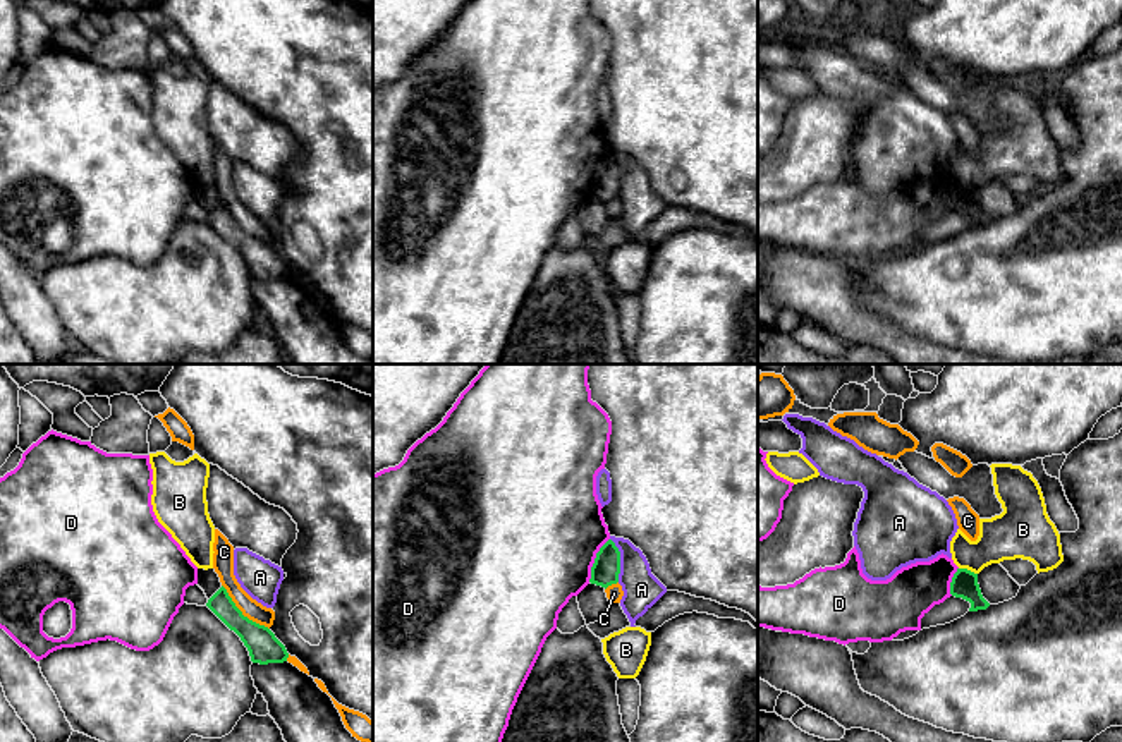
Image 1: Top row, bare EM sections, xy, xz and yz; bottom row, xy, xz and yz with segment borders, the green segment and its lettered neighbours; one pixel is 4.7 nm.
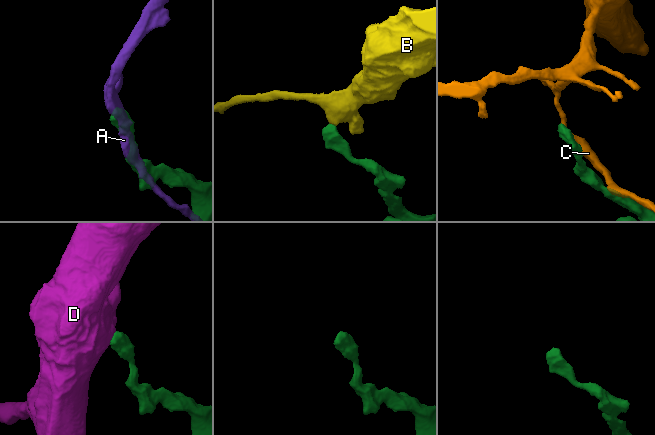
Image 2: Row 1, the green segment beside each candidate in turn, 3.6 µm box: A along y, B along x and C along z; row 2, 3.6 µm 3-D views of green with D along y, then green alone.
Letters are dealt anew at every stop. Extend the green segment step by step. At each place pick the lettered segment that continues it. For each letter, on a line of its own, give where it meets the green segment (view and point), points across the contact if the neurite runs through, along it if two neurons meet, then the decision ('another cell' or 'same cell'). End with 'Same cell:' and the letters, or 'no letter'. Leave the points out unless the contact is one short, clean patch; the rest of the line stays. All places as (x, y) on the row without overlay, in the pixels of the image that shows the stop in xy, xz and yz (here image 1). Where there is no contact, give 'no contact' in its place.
A: contact xz (619, 176); border xz (610, 153), (619, 167), (619, 196); another cell
B: contact yz (966, 184); border yz (959, 182), (976, 189); another cell
C: contact xy (241, 227); another cell
D: contact xz (595, 176); border xz (609, 153), (597, 169), (588, 196); another cell
Same cell: no letter

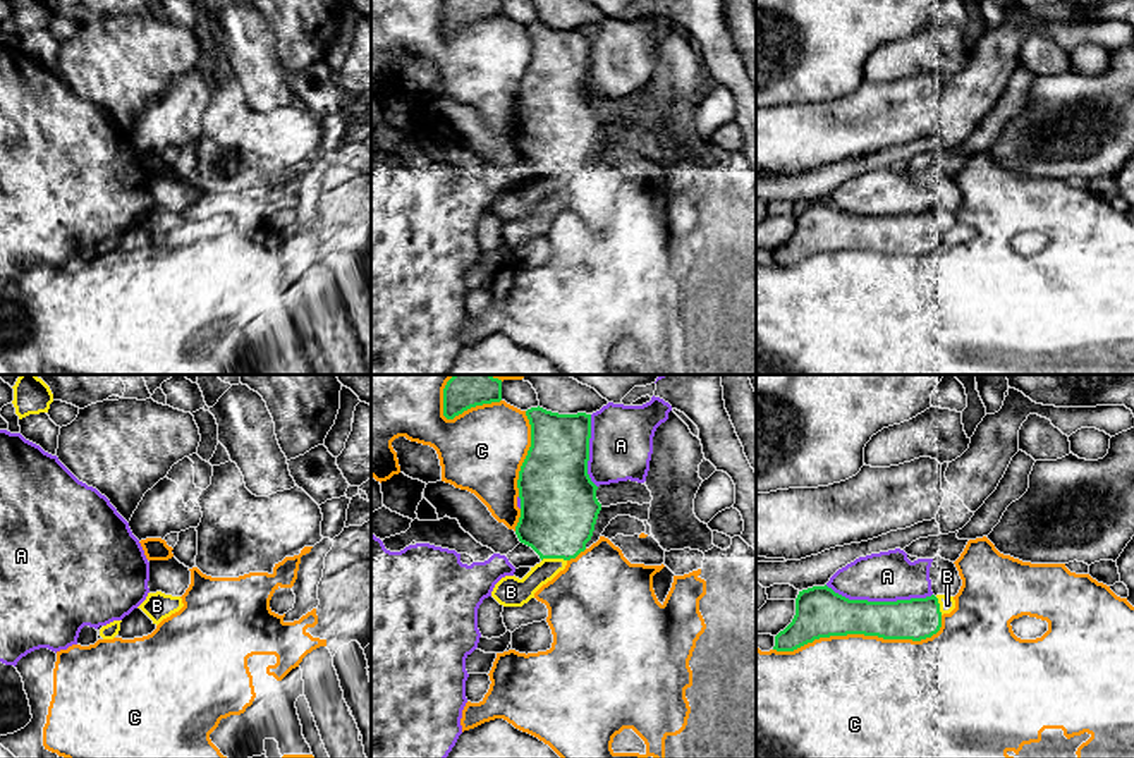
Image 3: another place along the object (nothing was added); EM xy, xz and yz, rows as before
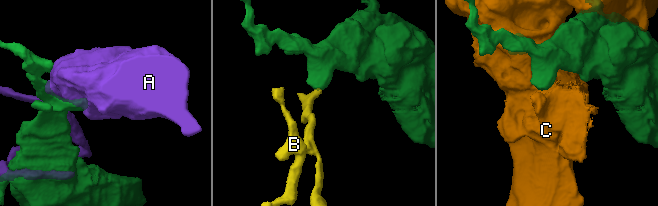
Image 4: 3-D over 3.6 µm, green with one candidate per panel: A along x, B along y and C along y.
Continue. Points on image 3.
A: contact yz (878, 217); another cell
B: contact xz (554, 172); same cell
C: contact yz (863, 248); another cell
Same cell: B

